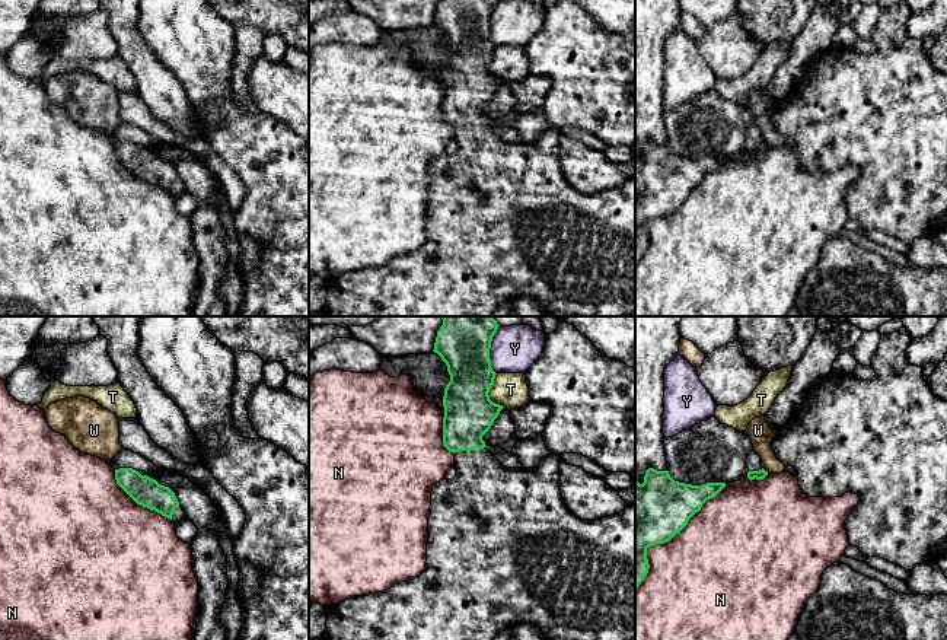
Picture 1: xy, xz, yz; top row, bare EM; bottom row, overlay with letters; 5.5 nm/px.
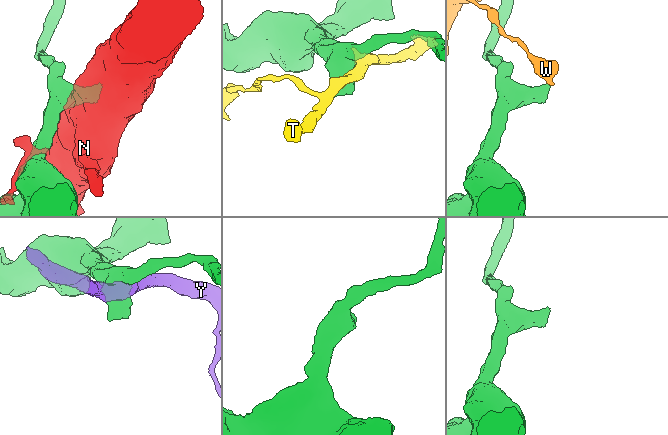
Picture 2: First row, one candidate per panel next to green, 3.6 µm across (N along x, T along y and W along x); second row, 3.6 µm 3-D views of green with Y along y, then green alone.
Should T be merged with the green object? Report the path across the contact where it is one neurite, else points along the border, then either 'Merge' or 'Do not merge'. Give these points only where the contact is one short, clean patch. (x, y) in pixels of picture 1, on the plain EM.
Boundary: xz (497, 47), (488, 70), (504, 80). Do not merge

